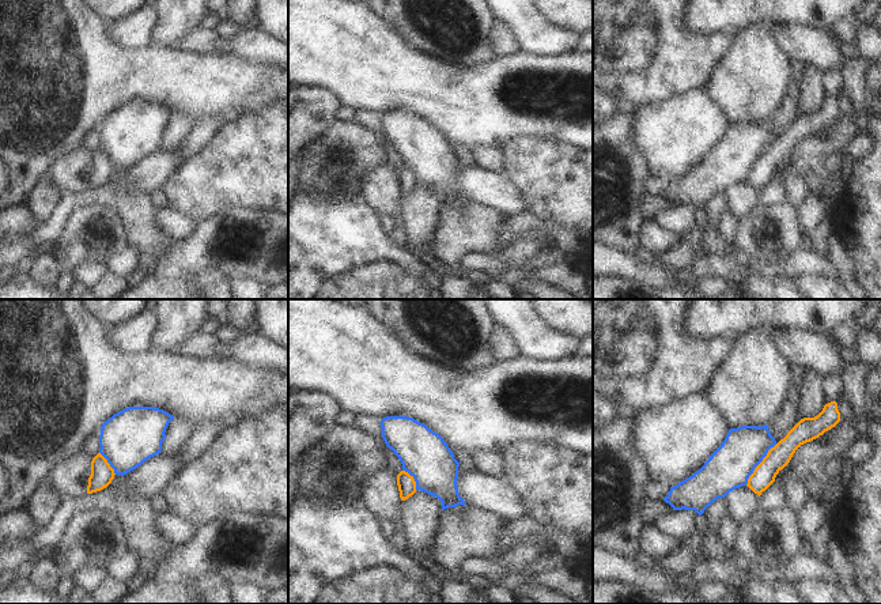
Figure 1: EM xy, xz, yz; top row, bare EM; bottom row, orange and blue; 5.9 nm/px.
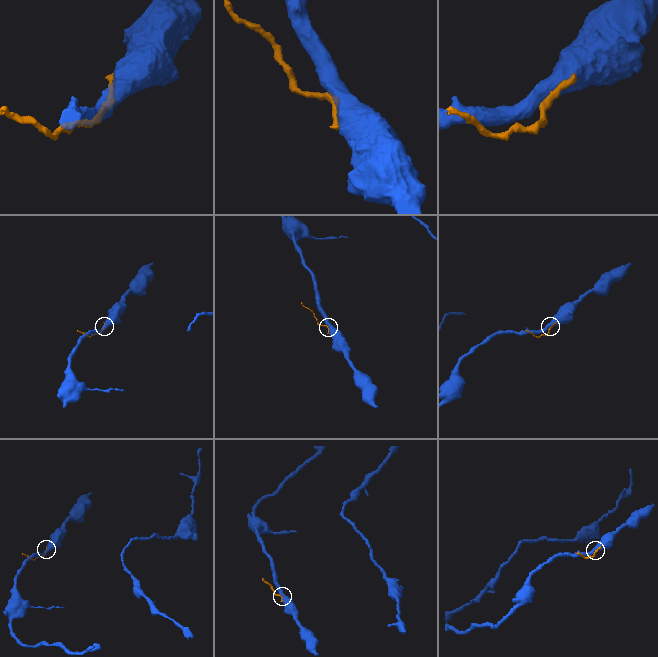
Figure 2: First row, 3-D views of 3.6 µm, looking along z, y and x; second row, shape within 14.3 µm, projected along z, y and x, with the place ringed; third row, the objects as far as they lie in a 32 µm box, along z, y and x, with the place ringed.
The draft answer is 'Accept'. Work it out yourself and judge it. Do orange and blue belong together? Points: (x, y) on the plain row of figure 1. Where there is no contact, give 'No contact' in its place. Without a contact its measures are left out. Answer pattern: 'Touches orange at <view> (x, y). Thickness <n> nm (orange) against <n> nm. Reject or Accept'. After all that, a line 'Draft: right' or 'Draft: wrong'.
Touches orange at yz (759, 159). Thickness 140 nm (orange) against 260 nm. Reject
Draft: wrong

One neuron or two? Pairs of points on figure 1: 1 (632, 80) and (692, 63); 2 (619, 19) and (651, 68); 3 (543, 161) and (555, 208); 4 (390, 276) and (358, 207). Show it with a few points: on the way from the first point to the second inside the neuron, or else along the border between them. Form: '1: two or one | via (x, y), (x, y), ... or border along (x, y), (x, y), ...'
1: one | via (647, 71), (655, 63), (677, 63)
2: one | via (624, 31), (643, 56)
3: one | via (548, 173), (555, 180), (555, 196)
4: two | border along (352, 268), (390, 261), (401, 265), (412, 275)

